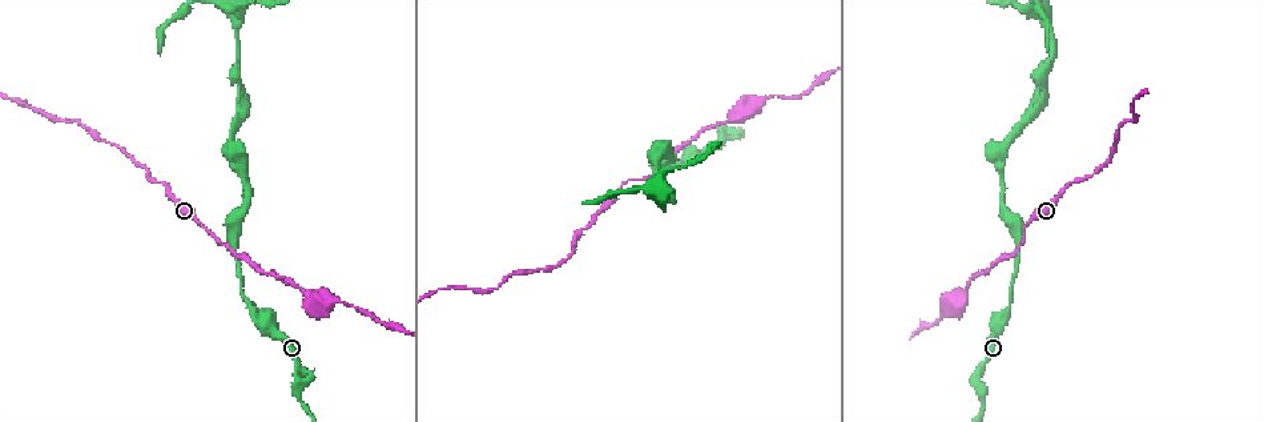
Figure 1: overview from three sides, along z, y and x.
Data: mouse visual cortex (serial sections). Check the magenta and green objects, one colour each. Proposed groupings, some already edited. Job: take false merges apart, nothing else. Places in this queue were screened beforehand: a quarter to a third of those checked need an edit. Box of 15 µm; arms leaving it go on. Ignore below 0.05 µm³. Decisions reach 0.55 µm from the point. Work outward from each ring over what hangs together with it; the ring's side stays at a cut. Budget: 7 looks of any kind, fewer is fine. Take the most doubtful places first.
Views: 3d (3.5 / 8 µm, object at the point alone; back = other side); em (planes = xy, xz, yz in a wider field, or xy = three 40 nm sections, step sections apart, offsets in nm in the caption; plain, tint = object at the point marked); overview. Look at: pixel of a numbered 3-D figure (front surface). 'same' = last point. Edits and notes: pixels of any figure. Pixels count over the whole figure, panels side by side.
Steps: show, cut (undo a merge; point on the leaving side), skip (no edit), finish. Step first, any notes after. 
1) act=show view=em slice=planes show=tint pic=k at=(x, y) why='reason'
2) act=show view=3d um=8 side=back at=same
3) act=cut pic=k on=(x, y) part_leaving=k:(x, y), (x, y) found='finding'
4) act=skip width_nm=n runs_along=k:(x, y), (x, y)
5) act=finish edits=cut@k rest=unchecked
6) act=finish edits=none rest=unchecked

act=show view=3d um=3.5 pic=1 at=(780, 98) why='thin neck'

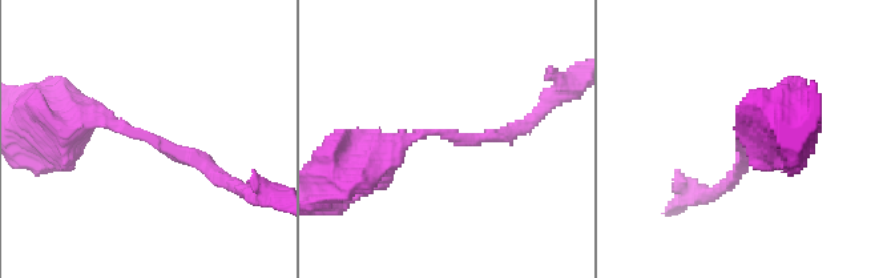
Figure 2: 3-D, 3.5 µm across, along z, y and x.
act=show view=em slice=xy step=2 show=tint pic=2 at=(438, 133) why='need the tissue'

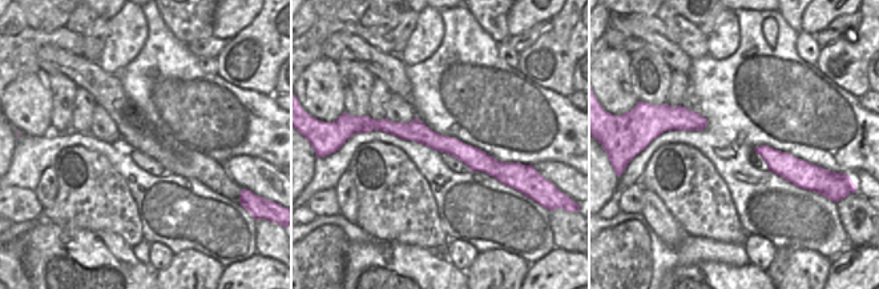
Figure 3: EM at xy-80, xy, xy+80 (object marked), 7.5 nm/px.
act=skip arm_widths_nm=150,450 runs_along=2:(60, 133), (97, 116), (212, 173) found='one cell here'

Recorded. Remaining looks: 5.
act=show view=3d um=8 pic=1 at=(238, 100) why='sudden change in width'

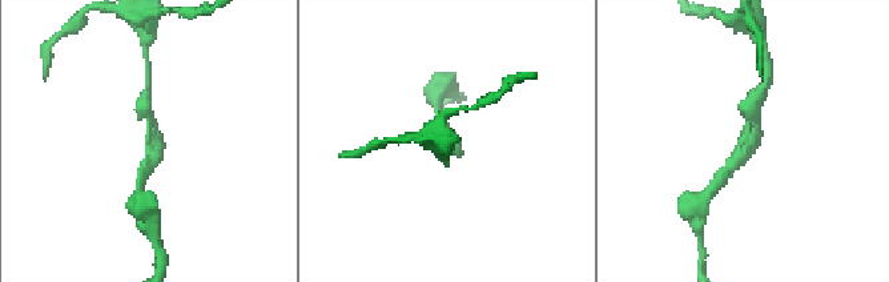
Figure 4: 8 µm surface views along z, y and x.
act=show view=3d um=3.5 pic=4 at=(152, 141) why='closer look'

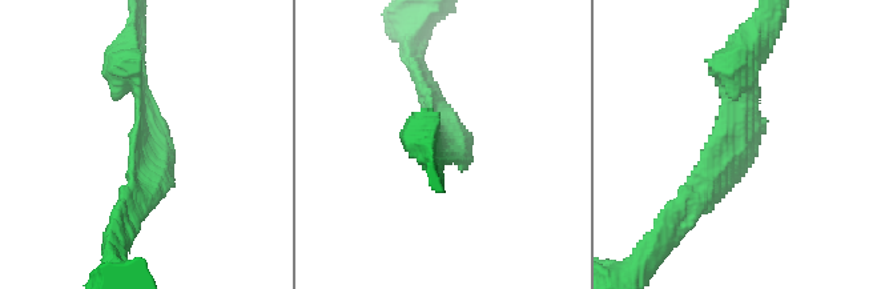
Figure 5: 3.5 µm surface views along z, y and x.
act=show view=em slice=planes show=tint pic=5 at=(142, 138) arm_widths_nm=250,250 why='shape alone is not enough'

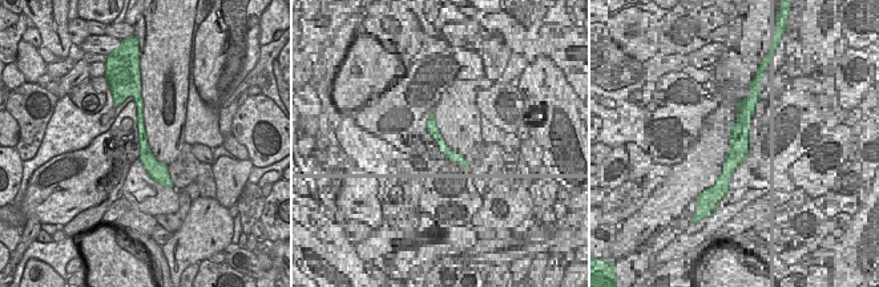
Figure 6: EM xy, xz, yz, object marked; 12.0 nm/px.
act=skip runs_along=5:(696, 209), (736, 156), (740, 57) found='all the same cell'

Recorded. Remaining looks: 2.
act=finish edits=none rest=unchecked

